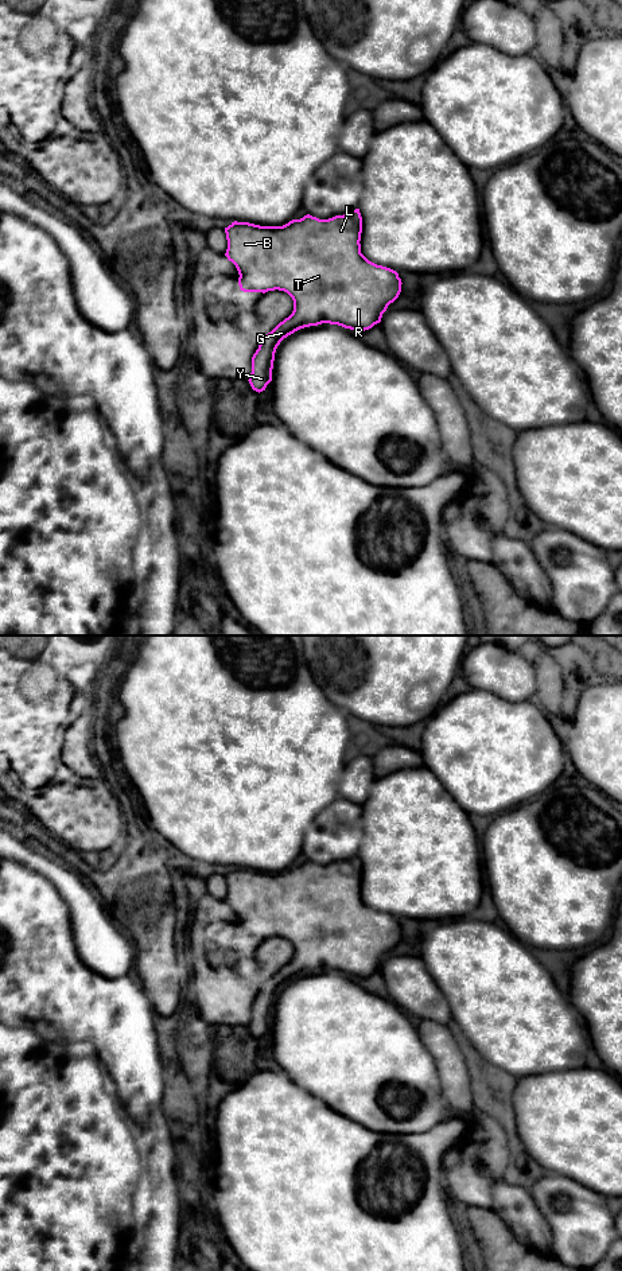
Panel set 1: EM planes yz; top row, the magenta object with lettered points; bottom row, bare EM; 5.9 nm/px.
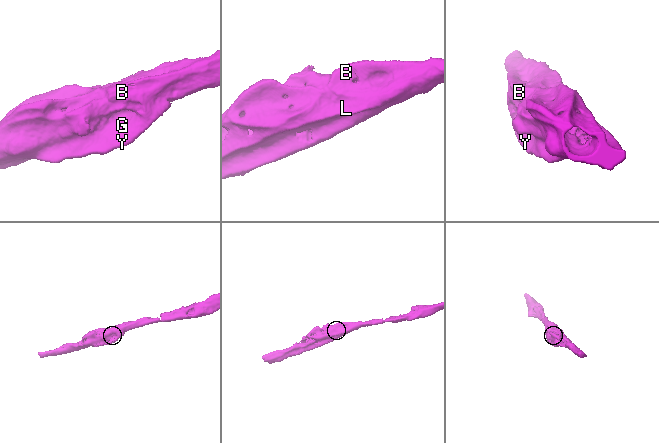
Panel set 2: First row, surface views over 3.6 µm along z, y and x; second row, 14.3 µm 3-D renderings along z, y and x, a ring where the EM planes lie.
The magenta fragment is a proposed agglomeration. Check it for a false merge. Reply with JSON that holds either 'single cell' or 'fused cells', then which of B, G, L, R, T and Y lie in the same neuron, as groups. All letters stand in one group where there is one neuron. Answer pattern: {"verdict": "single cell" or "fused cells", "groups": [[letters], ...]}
{"verdict": "single cell", "groups": [["B", "G", "L", "R", "T", "Y"]]}

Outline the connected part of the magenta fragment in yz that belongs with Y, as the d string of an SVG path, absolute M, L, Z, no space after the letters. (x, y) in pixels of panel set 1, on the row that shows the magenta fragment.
M359 209L329 219L310 214L283 226L260 226L232 222L225 228L225 256L238 271L238 285L244 292L284 291L293 300L292 314L280 322L260 342L252 357L249 384L263 392L272 381L275 353L280 342L295 331L322 323L350 330L369 330L381 322L382 314L401 292L401 279L390 268L369 261L361 253L362 217Z

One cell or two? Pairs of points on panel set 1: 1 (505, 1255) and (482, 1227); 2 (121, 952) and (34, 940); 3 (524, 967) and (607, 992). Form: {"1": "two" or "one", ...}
{"1": "one", "2": "two", "3": "two"}

